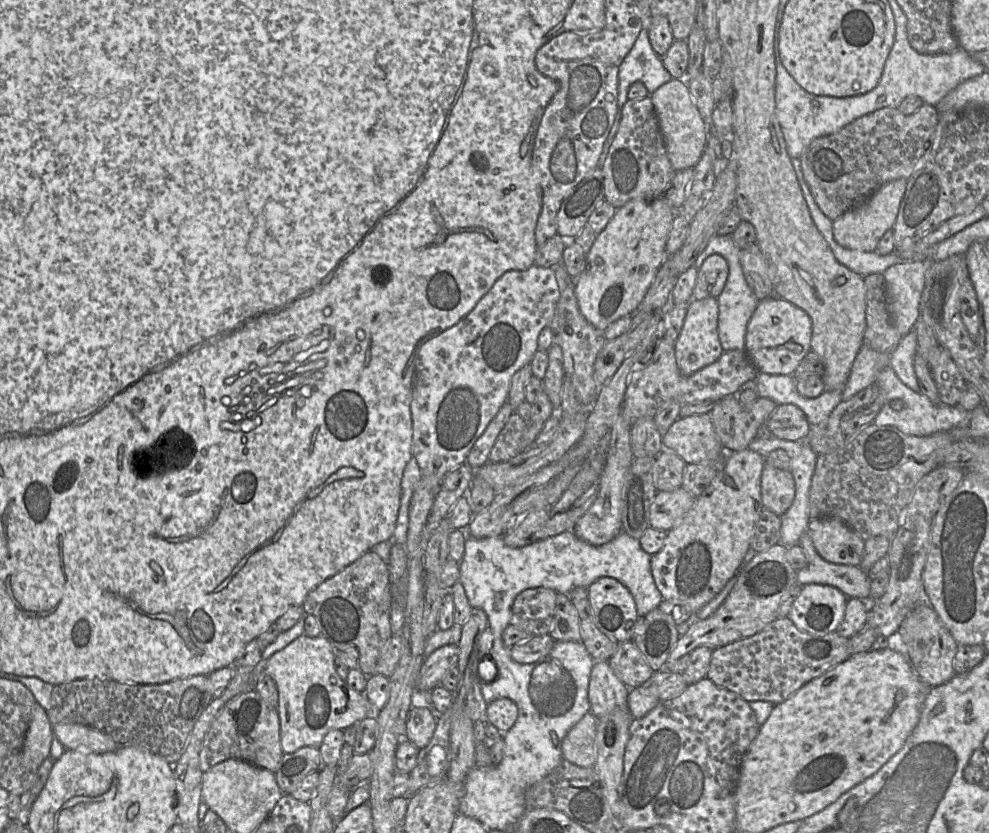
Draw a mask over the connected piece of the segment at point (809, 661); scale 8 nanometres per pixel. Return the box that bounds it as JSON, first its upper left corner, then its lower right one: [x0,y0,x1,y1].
[707,617,850,705]

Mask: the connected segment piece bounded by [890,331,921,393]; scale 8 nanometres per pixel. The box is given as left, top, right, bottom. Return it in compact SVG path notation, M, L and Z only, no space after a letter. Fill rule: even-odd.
M911 331L902 338L898 347L890 354L890 367L904 385L917 393L921 393L914 370L917 347L917 335Z

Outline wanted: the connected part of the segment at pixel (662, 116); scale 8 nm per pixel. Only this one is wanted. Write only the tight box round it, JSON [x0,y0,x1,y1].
[651,78,708,170]

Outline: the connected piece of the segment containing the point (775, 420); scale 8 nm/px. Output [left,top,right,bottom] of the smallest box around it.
[765,404,810,441]

